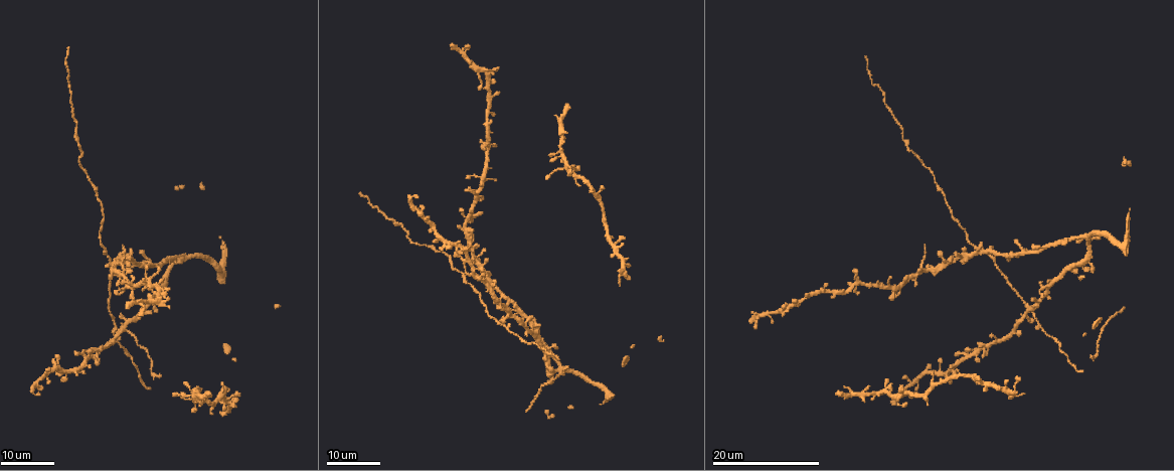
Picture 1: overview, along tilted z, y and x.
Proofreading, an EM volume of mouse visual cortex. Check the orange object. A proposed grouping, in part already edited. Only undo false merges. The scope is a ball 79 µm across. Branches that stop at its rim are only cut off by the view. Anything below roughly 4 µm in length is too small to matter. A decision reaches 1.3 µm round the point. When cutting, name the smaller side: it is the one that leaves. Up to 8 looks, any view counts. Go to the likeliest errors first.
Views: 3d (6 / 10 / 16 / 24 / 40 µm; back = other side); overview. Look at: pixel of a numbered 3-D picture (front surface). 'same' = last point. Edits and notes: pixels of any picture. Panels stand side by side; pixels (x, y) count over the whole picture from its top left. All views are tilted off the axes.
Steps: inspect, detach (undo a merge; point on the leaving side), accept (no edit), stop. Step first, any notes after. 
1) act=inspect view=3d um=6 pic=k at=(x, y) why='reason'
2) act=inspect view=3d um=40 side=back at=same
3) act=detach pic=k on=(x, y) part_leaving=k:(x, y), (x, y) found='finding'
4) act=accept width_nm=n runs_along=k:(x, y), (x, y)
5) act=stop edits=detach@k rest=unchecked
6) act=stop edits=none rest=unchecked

act=inspect view=3d um=16 pic=1 at=(124, 272)

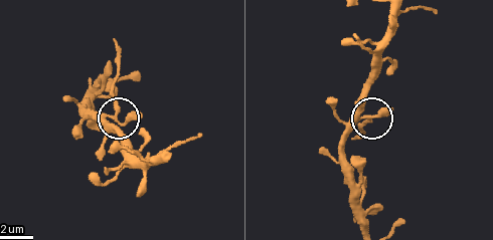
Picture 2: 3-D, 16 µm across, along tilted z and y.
act=inspect view=3d um=6 pic=2 at=(115, 117) why='closer look'

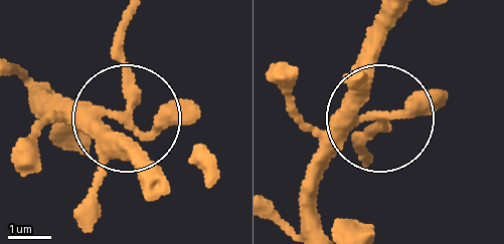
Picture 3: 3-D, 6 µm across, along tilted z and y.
act=accept width_nm=270 found='all the same neuron'

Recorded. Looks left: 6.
act=inspect view=3d um=16 pic=1 at=(504, 324) why='two arms in line, one across'

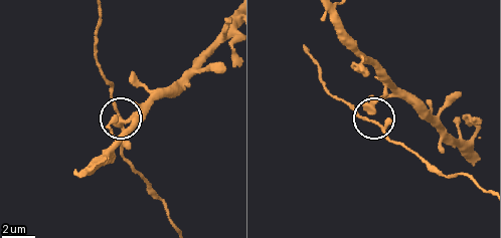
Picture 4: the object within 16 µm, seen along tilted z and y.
act=inspect view=3d um=6 pic=4 at=(368, 121)

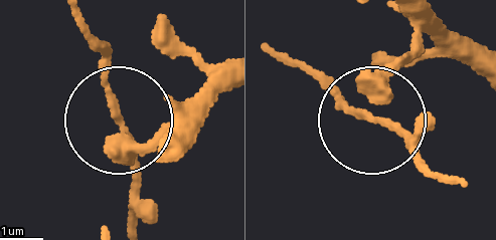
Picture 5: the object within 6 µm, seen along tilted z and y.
act=accept width_nm=200 runs_along=5:(223, 71), (129, 145), (87, 37) found='one neuron here'

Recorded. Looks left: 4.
act=inspect view=3d um=24 pic=1 at=(1085, 235) why='arms part here'

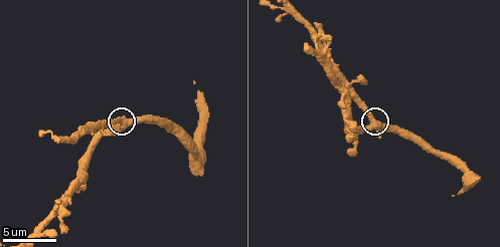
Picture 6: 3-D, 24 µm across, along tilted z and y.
act=inspect view=3d um=6 pic=6 at=(121, 120)

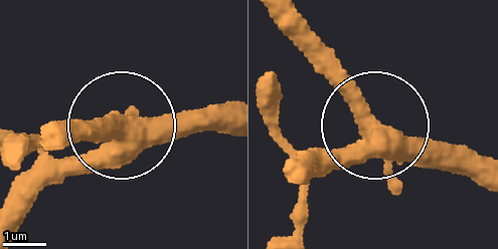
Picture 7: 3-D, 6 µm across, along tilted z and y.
act=accept runs_along=7:(299, 168), (348, 159), (381, 128), (470, 149) found='one neuron here'

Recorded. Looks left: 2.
act=inspect view=3d um=24 pic=1 at=(84, 356) why='small branch off a trunk'

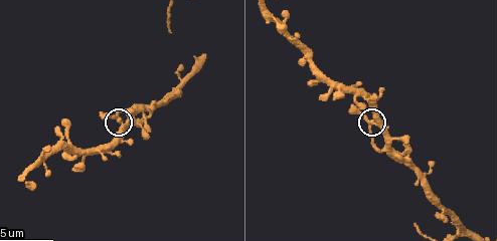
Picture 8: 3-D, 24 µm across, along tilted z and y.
act=inspect view=3d um=10 pic=8 at=(375, 123)

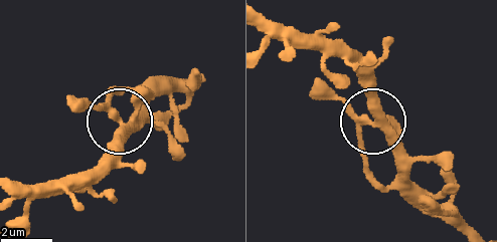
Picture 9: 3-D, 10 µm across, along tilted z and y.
act=accept runs_along=9:(455, 229), (417, 187), (379, 126), (327, 82) found='all the same neuron'

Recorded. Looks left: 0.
act=stop edits=none rest=unchecked

